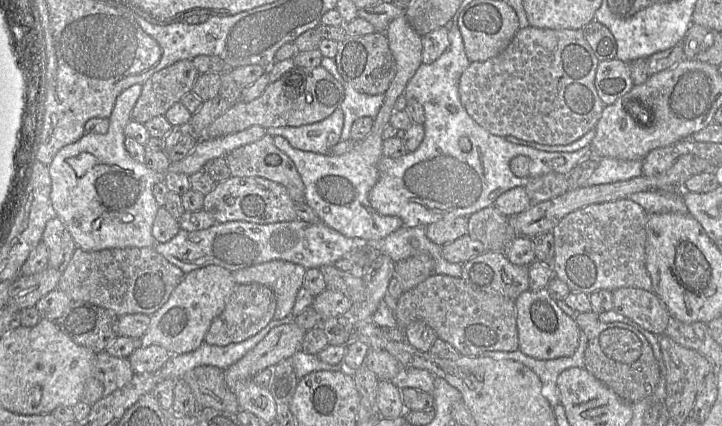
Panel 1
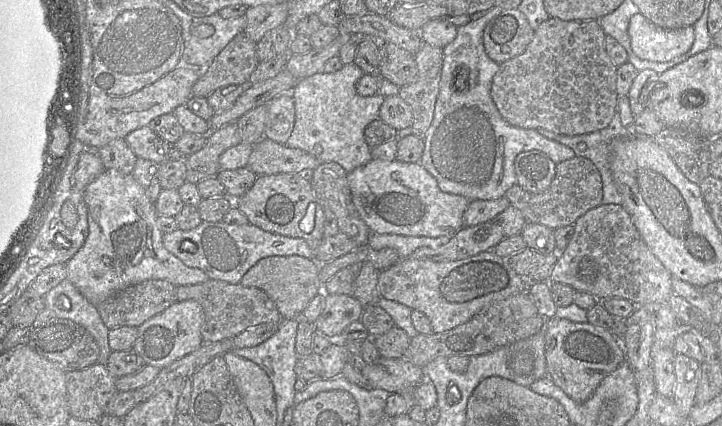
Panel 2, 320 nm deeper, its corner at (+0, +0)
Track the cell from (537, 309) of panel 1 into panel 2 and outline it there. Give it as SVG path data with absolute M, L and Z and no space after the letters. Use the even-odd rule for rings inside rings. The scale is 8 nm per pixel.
M556 317L547 319L543 329L546 376L577 403L587 401L601 381L626 361L622 343L610 330Z

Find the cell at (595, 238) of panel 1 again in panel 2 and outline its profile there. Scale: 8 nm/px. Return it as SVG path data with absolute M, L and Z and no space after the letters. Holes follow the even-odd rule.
M599 205L579 217L573 226L573 236L566 249L558 252L557 262L547 282L566 284L574 291L587 292L596 302L607 298L623 298L635 306L642 306L666 303L672 296L672 276L645 245L630 215L621 205Z

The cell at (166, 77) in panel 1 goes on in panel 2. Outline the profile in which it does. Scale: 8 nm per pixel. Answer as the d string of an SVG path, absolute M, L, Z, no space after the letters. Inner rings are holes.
M245 32L236 35L216 56L207 72L192 87L192 97L208 98L215 90L230 85L246 86L259 61L257 43Z

